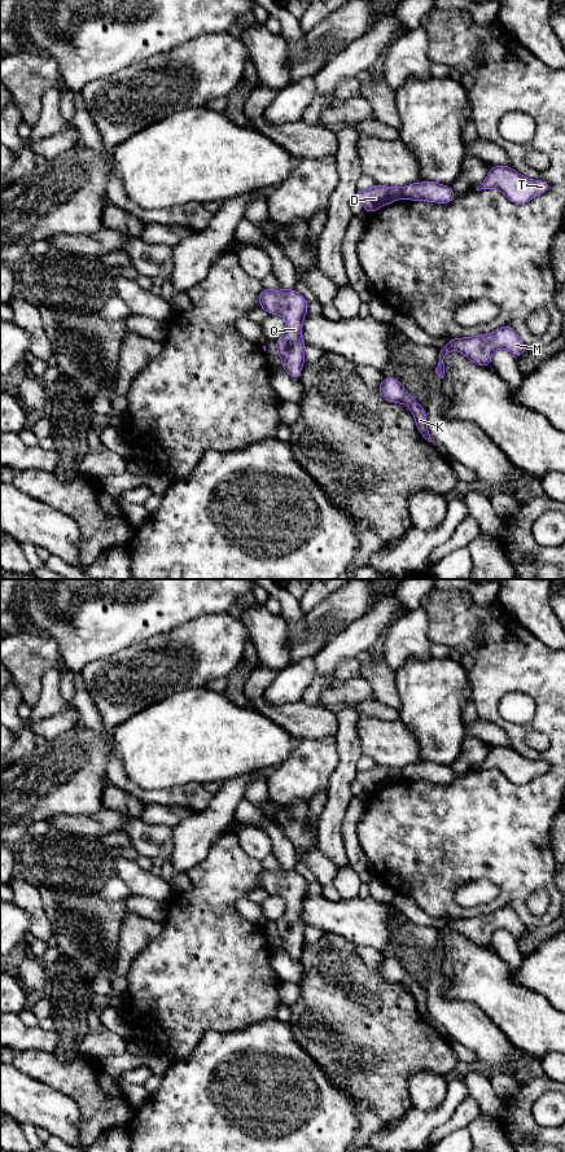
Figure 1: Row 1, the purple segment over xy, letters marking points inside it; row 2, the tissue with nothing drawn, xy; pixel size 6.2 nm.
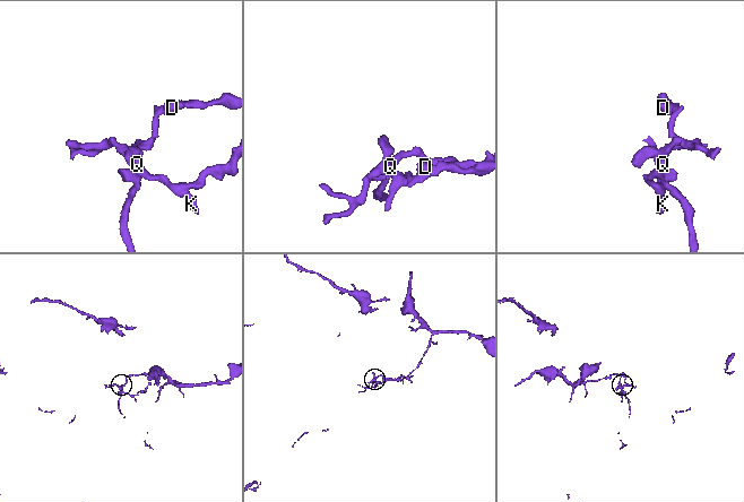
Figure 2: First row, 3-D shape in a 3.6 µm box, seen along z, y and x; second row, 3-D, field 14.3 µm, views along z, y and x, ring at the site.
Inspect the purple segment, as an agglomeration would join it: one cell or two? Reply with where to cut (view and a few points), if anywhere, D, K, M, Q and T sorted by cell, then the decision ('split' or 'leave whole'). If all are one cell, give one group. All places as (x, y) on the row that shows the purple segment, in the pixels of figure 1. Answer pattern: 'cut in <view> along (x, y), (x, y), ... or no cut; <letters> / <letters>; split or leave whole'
cut in xy along (401, 188), (403, 197); D K M Q / T; split

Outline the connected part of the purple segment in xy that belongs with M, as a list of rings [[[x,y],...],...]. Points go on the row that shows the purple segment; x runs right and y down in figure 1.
[[[505,325],[489,334],[451,338],[448,343],[438,351],[435,373],[443,378],[443,360],[444,356],[452,350],[461,352],[474,364],[490,367],[491,356],[498,349],[505,349],[516,358],[521,356],[527,350],[521,338],[517,336],[514,328],[511,325]]]

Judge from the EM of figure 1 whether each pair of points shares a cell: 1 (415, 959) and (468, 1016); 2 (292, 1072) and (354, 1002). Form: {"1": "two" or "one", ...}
{"1": "one", "2": "two"}

